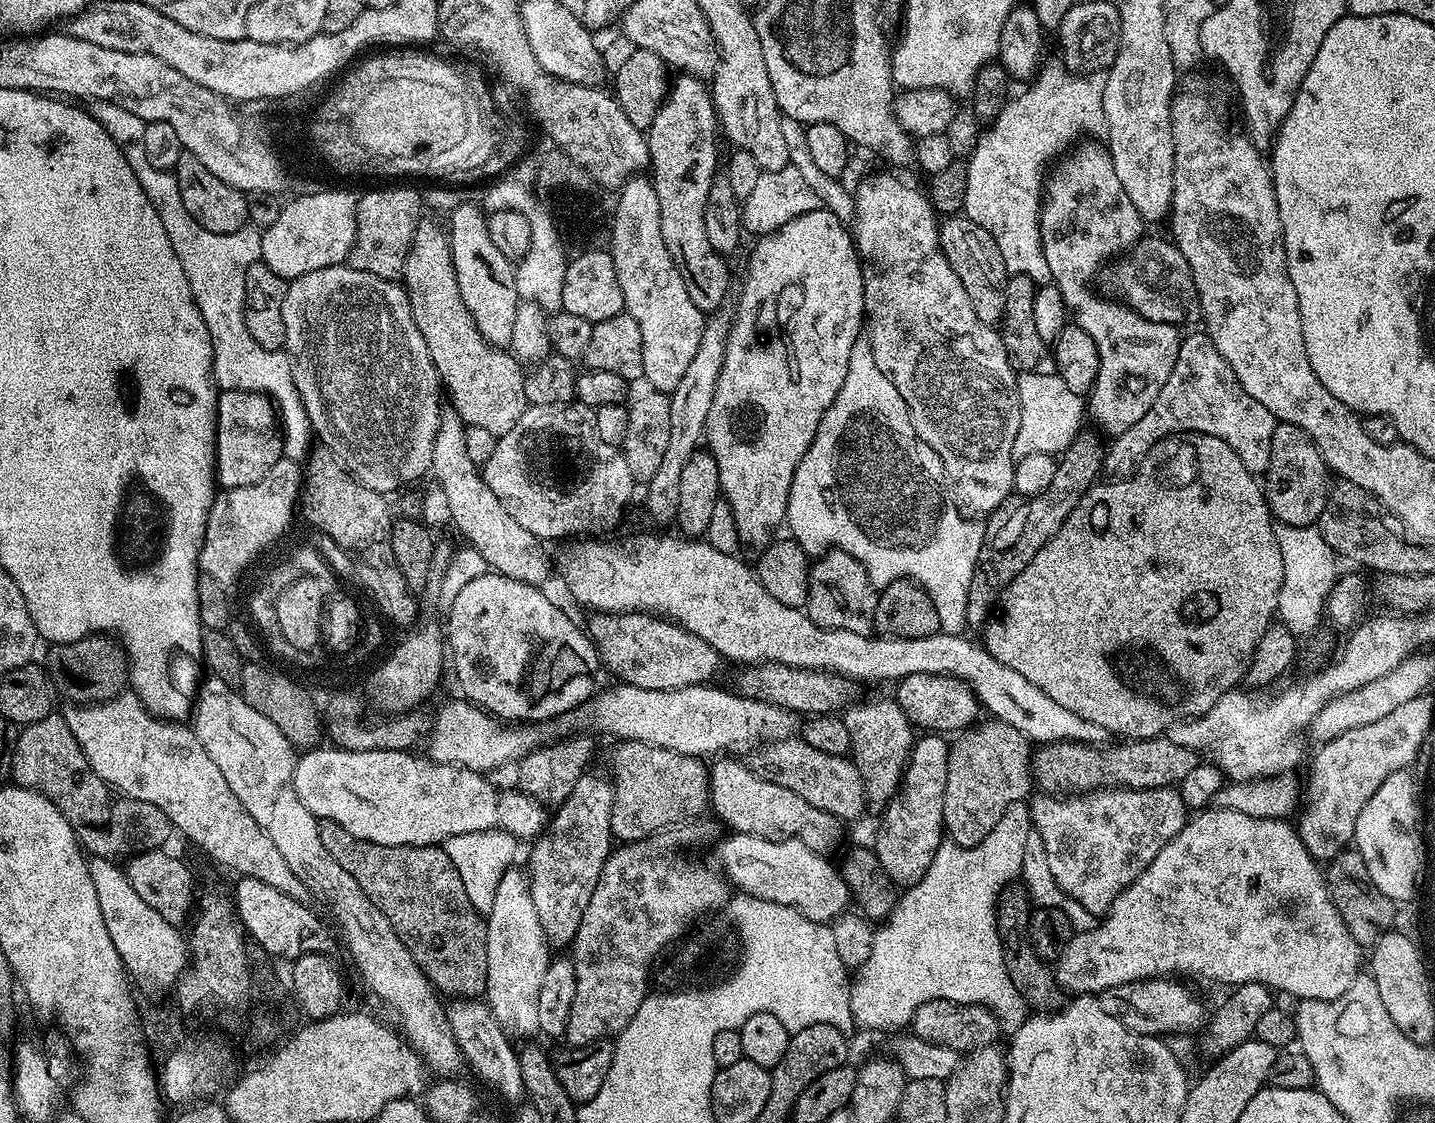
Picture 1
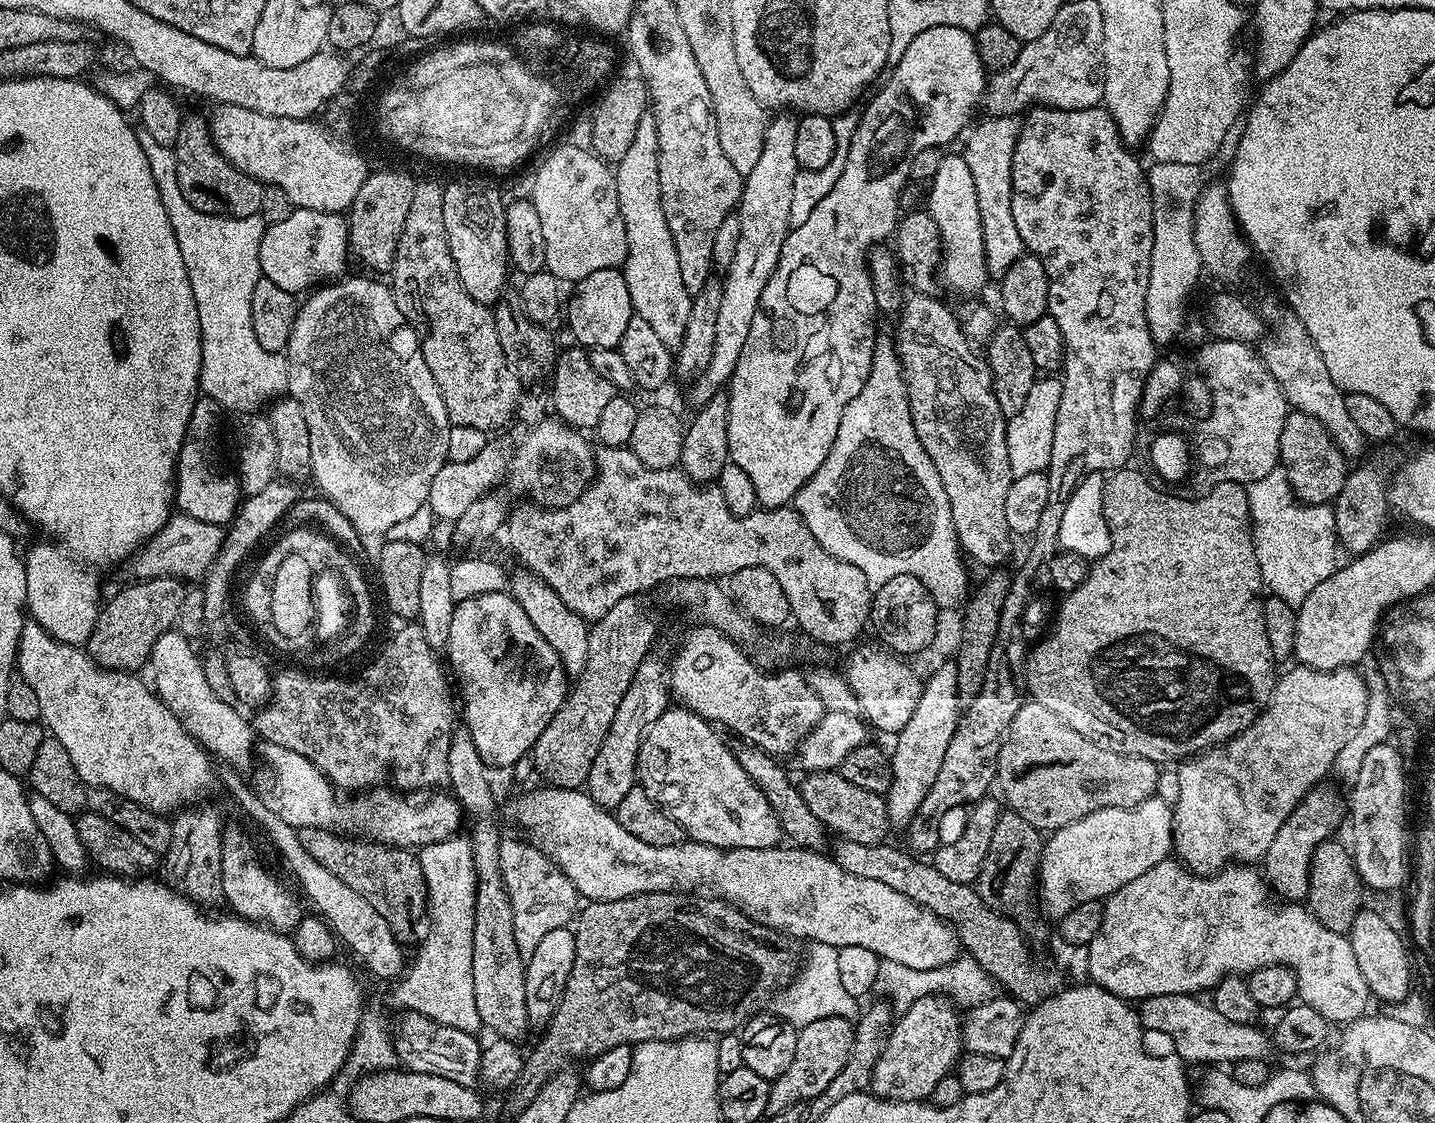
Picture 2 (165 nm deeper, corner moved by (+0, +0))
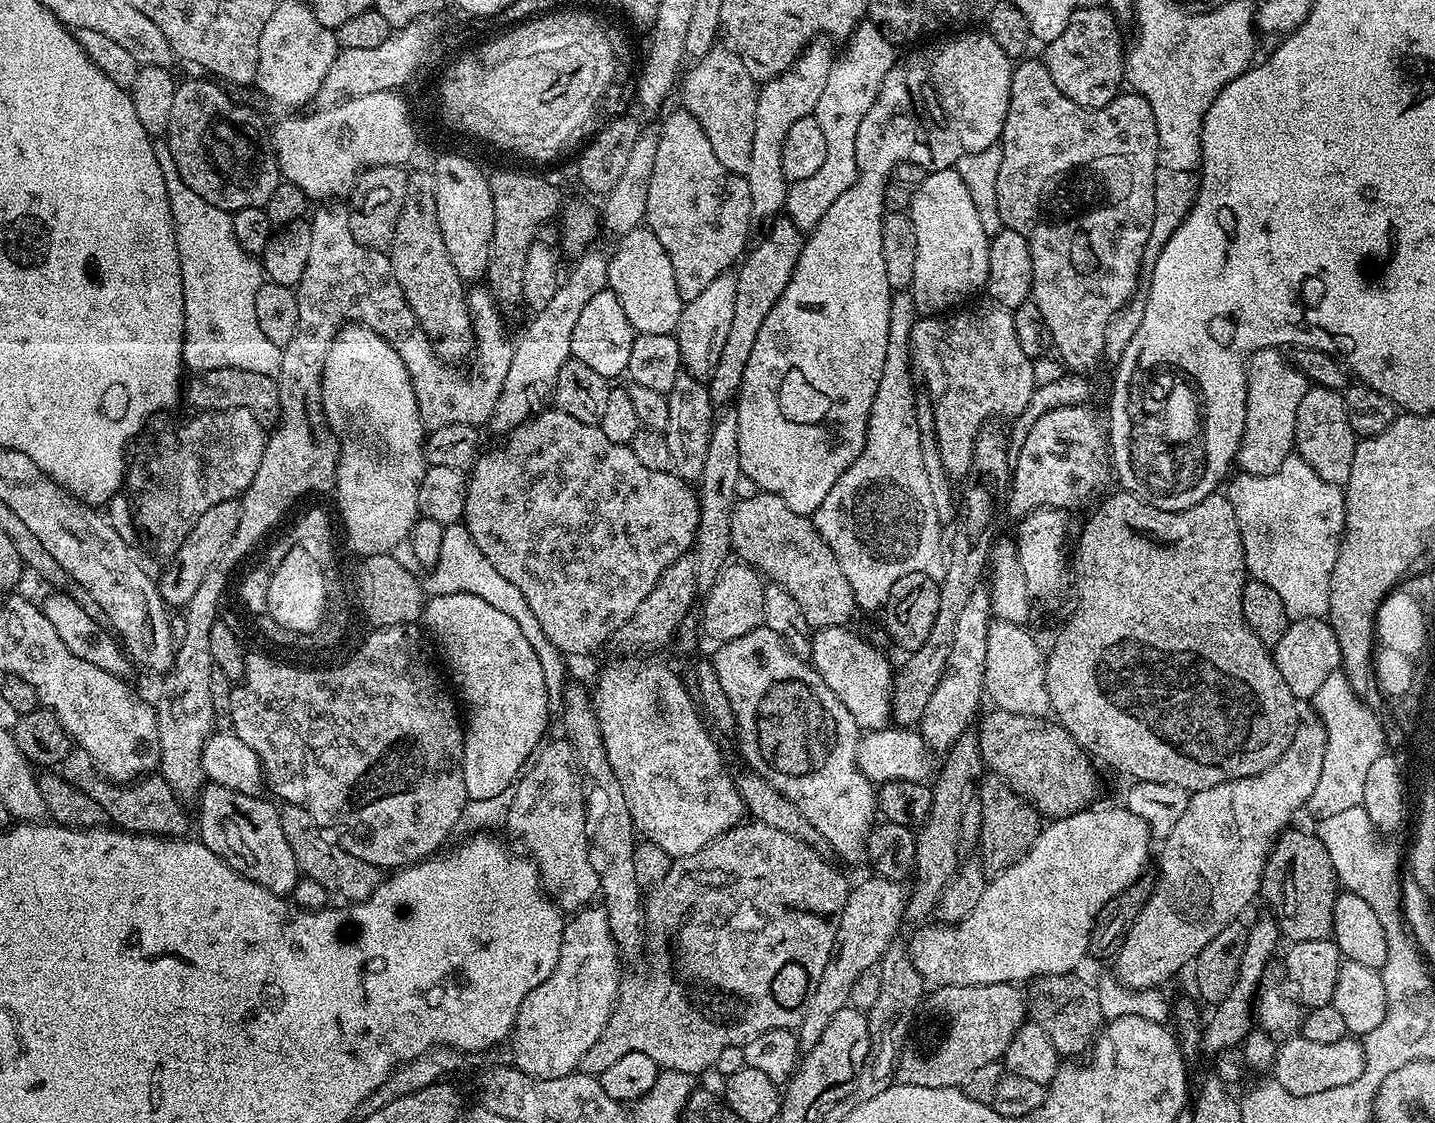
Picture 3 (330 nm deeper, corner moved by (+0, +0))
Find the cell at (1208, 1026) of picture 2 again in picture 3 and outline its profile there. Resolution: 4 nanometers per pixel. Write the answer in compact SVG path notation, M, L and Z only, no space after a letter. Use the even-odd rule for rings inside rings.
M1301 1034L1293 1035L1277 1047L1273 1058L1271 1075L1276 1083L1290 1090L1290 1094L1318 1094L1333 1086L1354 1082L1364 1069L1364 1046L1359 1039L1345 1038L1338 1042L1312 1042Z

